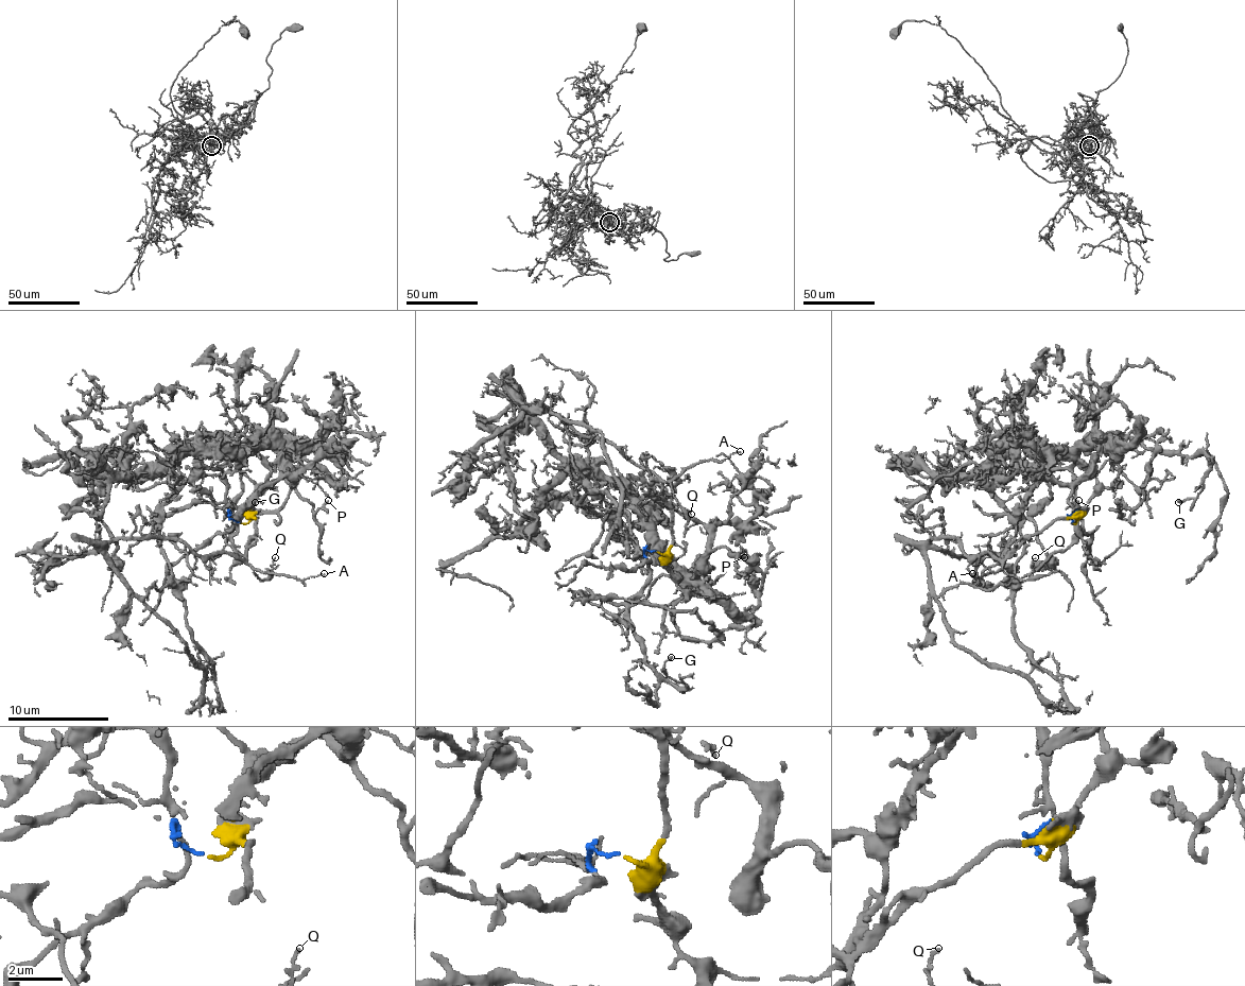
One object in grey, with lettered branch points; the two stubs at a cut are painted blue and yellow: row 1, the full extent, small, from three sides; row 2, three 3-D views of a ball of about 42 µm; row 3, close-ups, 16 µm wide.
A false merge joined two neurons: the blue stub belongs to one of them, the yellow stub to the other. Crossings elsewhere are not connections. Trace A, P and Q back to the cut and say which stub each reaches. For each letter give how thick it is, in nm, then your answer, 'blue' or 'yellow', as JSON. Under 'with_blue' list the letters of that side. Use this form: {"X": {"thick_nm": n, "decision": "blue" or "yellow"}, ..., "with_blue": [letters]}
{"A": {"thick_nm": 110, "decision": "yellow"}, "P": {"thick_nm": 130, "decision": "blue"}, "Q": {"thick_nm": 110, "decision": "yellow"}, "with_blue": ["P"]}

